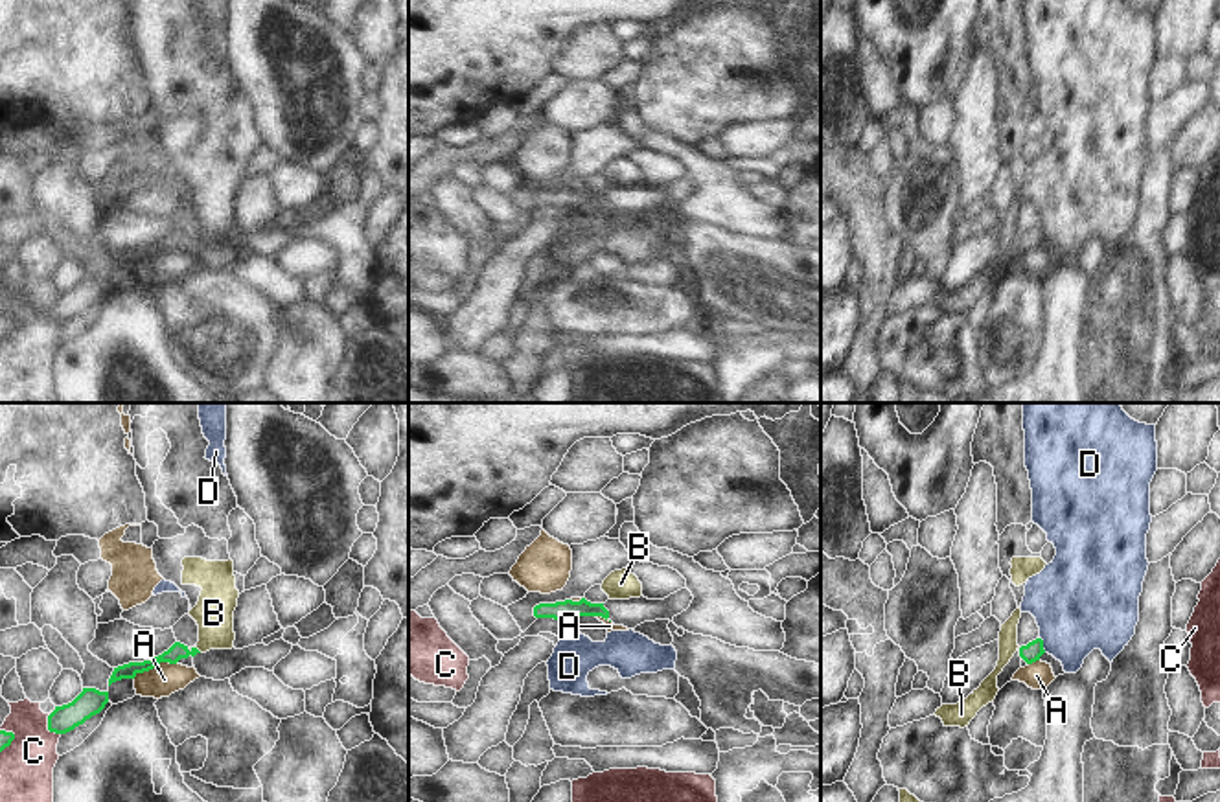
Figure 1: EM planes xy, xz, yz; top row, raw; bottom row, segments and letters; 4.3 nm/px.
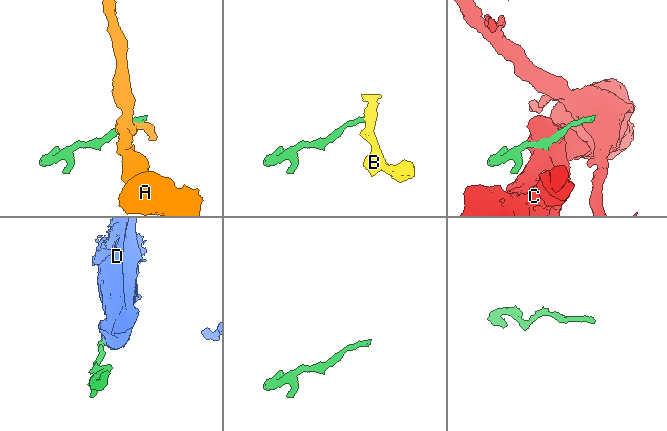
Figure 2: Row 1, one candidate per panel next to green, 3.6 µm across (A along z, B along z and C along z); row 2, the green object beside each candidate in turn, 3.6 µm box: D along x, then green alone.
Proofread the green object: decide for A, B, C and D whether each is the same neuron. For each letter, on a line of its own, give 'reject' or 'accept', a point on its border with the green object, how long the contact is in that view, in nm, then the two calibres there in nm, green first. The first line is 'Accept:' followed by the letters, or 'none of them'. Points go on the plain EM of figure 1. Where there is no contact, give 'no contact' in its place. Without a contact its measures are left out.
Accept: none of them
A: reject; meets green in xy at (155, 254); contact 220 nm long; 70 nm thick on the green side, 140 nm on the other
B: reject; meets green in xy at (195, 236); contact 50 nm long; 70 nm thick on the green side, 180 nm on the other
C: reject; meets green in xy at (48, 315); contact 110 nm long; 120 nm thick on the green side, 240 nm on the other
D: reject; meets green in yz at (1042, 232); contact 80 nm long; 80 nm thick on the green side, 420 nm on the other

